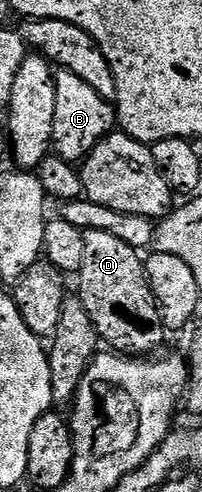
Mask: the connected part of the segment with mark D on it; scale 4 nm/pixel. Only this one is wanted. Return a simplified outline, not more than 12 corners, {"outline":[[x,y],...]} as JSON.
{"outline":[[83,232],[76,292],[97,336],[148,356],[166,332],[139,251]]}

